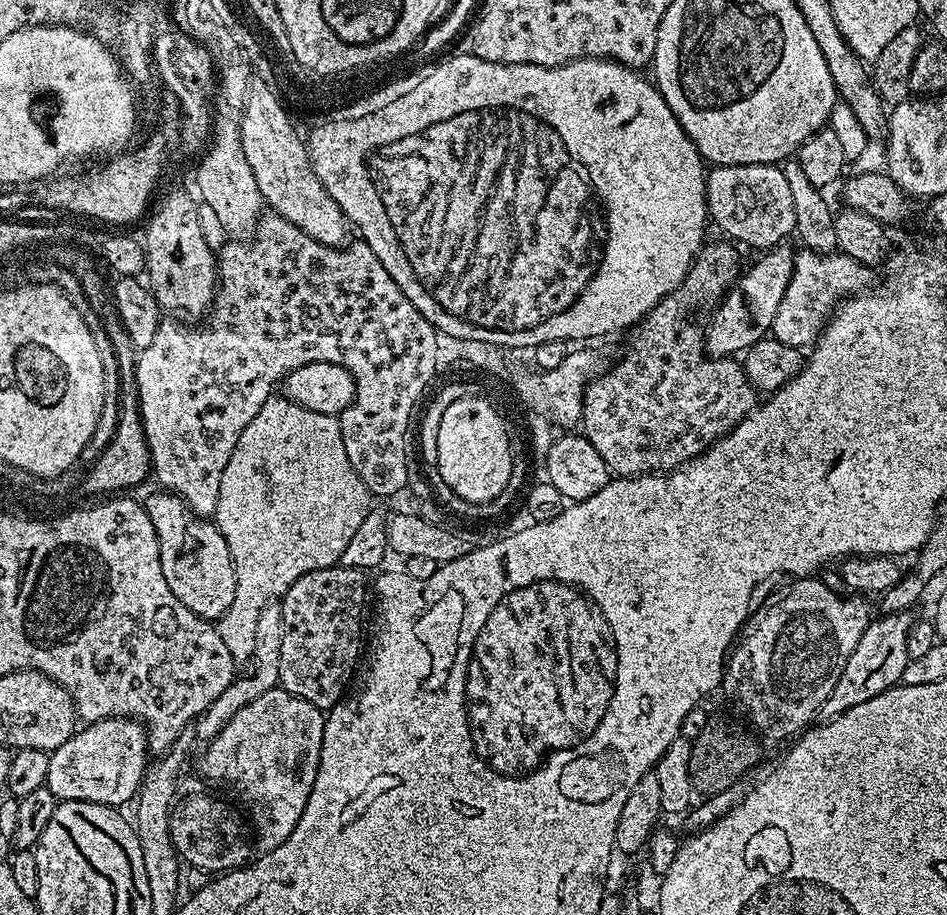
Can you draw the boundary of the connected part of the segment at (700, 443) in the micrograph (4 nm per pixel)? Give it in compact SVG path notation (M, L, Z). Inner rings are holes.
M724 242L728 244L712 244L705 243L700 249L695 260L692 261L690 270L686 274L684 281L680 286L670 293L666 298L662 298L662 302L658 302L658 306L654 306L654 310L650 310L644 316L639 324L631 329L632 337L628 340L628 349L624 352L624 357L617 362L616 365L609 367L604 375L597 376L596 379L588 383L588 389L584 392L584 414L582 417L582 435L589 440L598 450L598 454L605 460L611 475L616 478L627 478L630 476L642 476L645 474L667 474L675 472L681 468L689 460L693 460L696 456L701 456L711 444L727 436L732 431L737 422L744 419L750 411L750 405L753 403L754 389L748 383L746 374L742 367L741 361L736 358L713 358L704 350L704 332L696 324L692 324L691 316L695 308L700 308L703 304L709 306L715 305L727 293L728 289L736 283L742 272L742 263L740 264L740 256L737 245L732 242Z

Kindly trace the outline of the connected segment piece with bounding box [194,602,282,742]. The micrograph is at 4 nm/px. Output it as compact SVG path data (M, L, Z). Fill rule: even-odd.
M279 603L267 604L258 614L258 623L254 629L252 659L255 663L253 676L237 675L236 679L230 682L230 686L226 686L226 690L222 690L222 694L218 694L218 698L214 698L214 702L210 702L208 709L195 721L197 741L207 742L215 738L222 730L222 726L226 726L226 722L230 722L230 718L234 718L234 714L242 710L242 706L250 706L254 698L262 698L262 694L266 694L270 689L279 685L278 669L280 659L282 659L282 614Z

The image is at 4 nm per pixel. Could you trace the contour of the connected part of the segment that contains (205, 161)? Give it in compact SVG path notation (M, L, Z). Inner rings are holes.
M223 102L215 105L214 131L198 163L200 169L196 172L195 191L199 199L206 206L212 207L214 214L218 214L224 231L229 237L251 237L262 215L262 201L258 182L254 182L254 170L250 170L250 162L246 162L246 153L242 151L237 109Z

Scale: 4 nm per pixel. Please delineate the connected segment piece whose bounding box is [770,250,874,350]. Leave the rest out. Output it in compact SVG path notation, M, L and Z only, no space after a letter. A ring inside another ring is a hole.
M797 251L790 286L786 286L786 294L782 294L778 314L774 314L771 339L801 350L811 349L824 331L824 325L832 319L838 305L873 287L872 274L874 272L871 267L854 262L854 258L843 254Z

